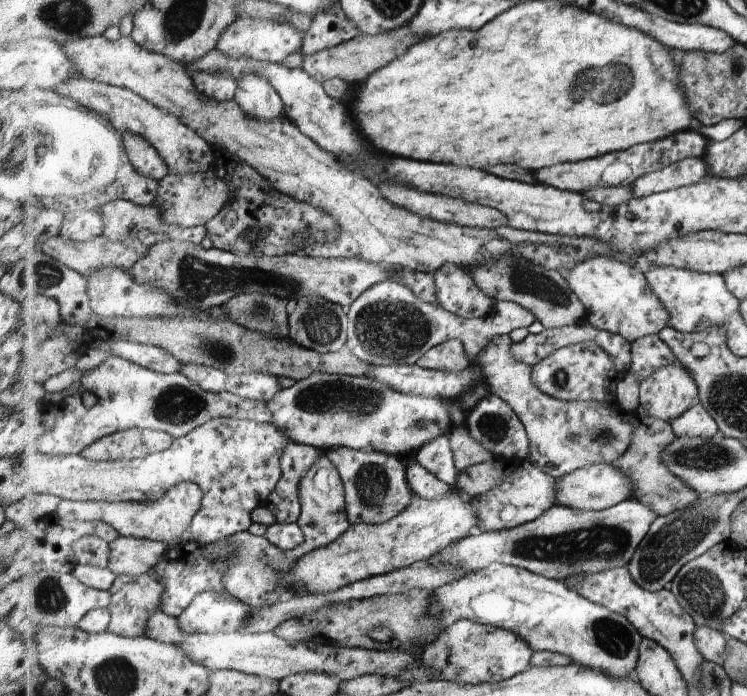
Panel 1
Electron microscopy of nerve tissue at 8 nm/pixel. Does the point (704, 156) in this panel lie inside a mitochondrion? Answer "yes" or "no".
no

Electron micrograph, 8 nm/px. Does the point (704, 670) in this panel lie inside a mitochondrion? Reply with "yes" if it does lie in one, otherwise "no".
no

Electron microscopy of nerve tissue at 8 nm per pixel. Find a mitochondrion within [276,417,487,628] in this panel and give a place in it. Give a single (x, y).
(372, 484)

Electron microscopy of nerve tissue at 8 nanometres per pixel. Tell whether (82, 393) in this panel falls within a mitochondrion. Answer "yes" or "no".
no

